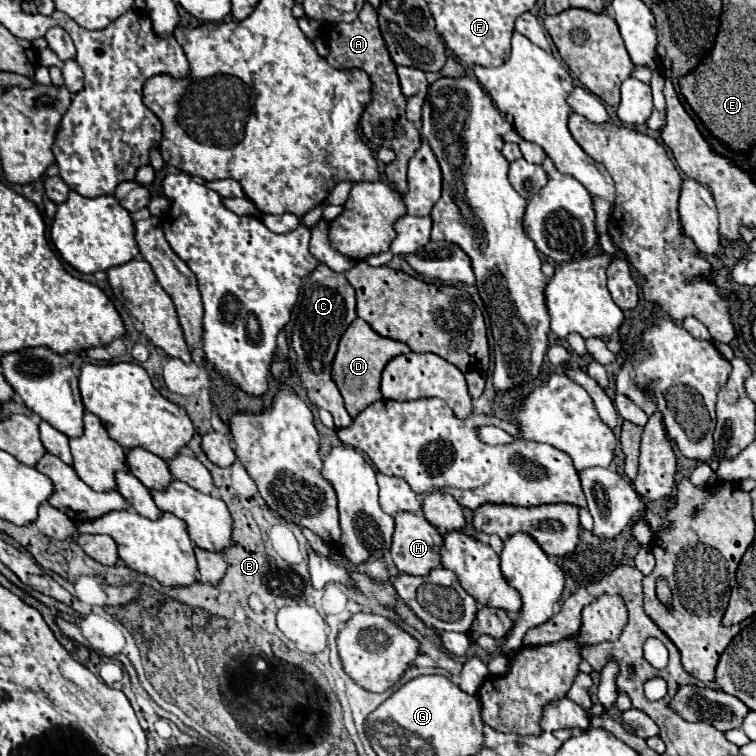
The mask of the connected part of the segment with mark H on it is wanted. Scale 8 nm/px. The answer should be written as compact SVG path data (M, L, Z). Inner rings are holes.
M399 512L395 516L391 556L401 572L427 576L433 568L441 566L441 546L443 536L425 520L425 516L413 512Z

